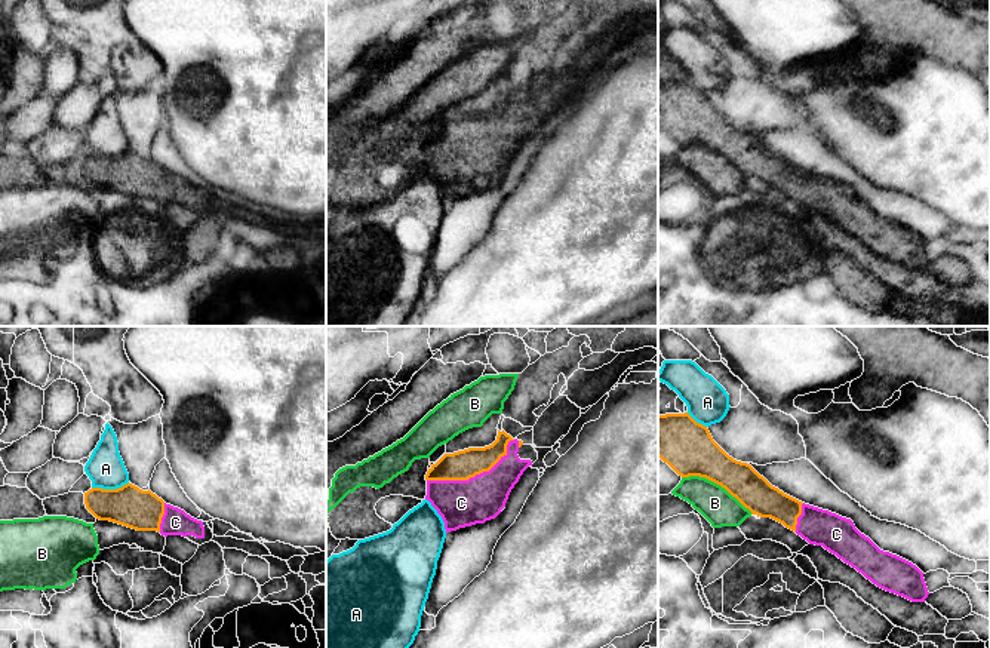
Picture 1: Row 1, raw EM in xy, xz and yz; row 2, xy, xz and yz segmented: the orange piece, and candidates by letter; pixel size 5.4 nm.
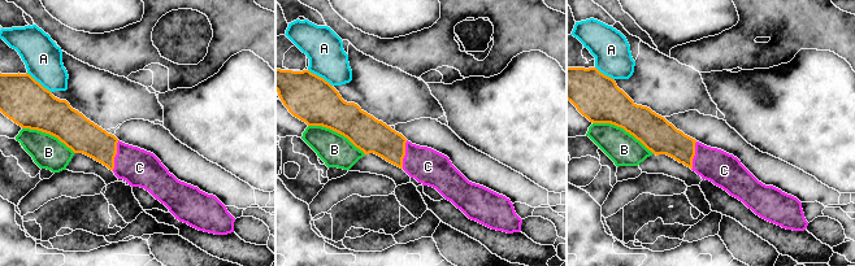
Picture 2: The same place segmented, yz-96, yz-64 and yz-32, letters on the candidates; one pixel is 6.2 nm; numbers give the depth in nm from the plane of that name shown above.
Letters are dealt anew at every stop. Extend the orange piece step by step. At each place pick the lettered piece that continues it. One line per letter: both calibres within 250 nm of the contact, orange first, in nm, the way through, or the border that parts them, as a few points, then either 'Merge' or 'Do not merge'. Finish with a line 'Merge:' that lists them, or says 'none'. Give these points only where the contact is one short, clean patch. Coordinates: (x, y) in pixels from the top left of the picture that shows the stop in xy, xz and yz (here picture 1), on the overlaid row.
A: Thickness 220 nm (orange) against 200 nm. Do not merge
B: Thickness 280 nm (orange) against 190 nm. Do not merge
C: Thickness 160 nm (orange) against 260 nm. Merge
Merge: C

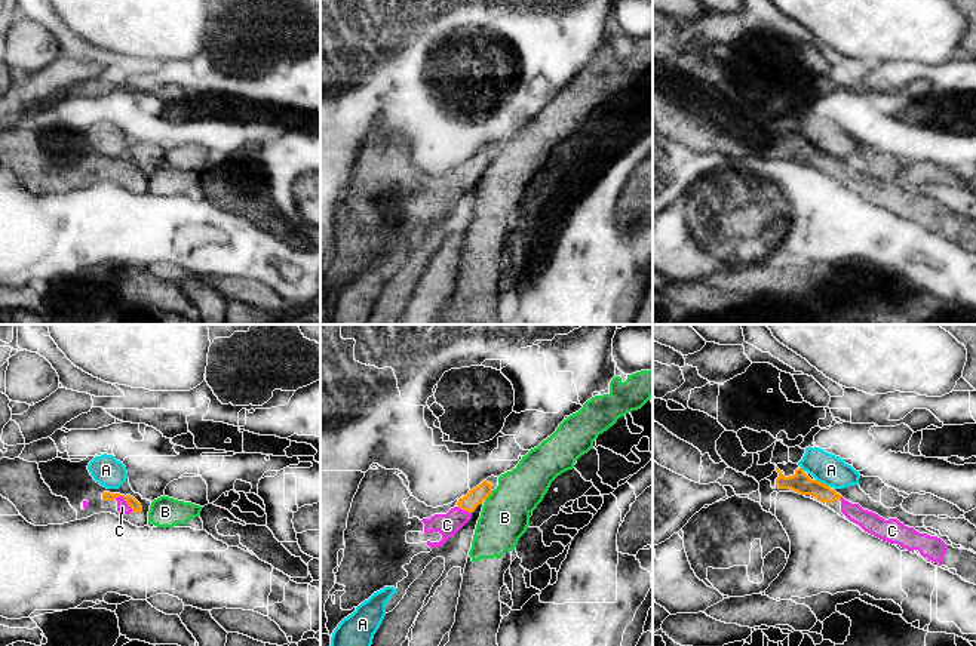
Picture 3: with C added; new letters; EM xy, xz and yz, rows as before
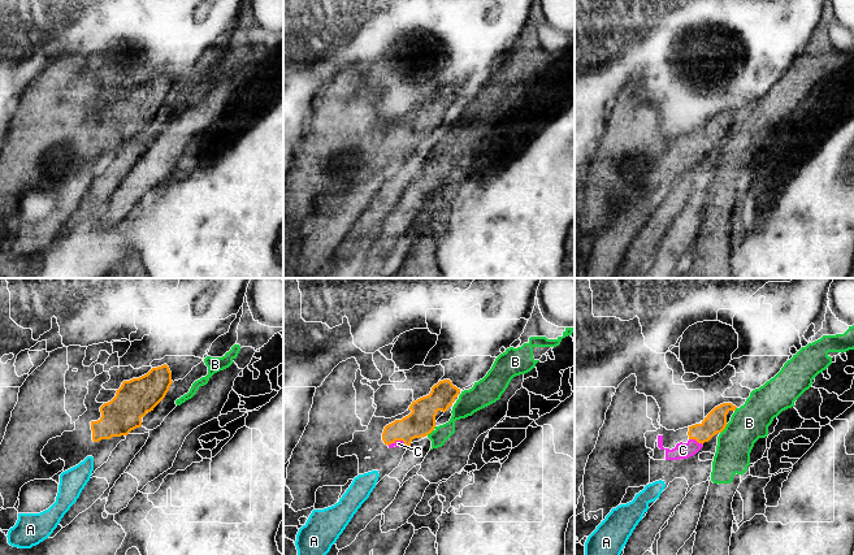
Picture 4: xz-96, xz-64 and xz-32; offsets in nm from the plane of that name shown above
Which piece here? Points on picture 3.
A: Thickness 110 nm (orange) against 170 nm. Do not merge
B: Thickness 90 nm (orange) against 260 nm. Boundary: xz (493, 491), (485, 501). Do not merge
C: Thickness 60 nm (orange) against 60 nm. Merge
Merge: C

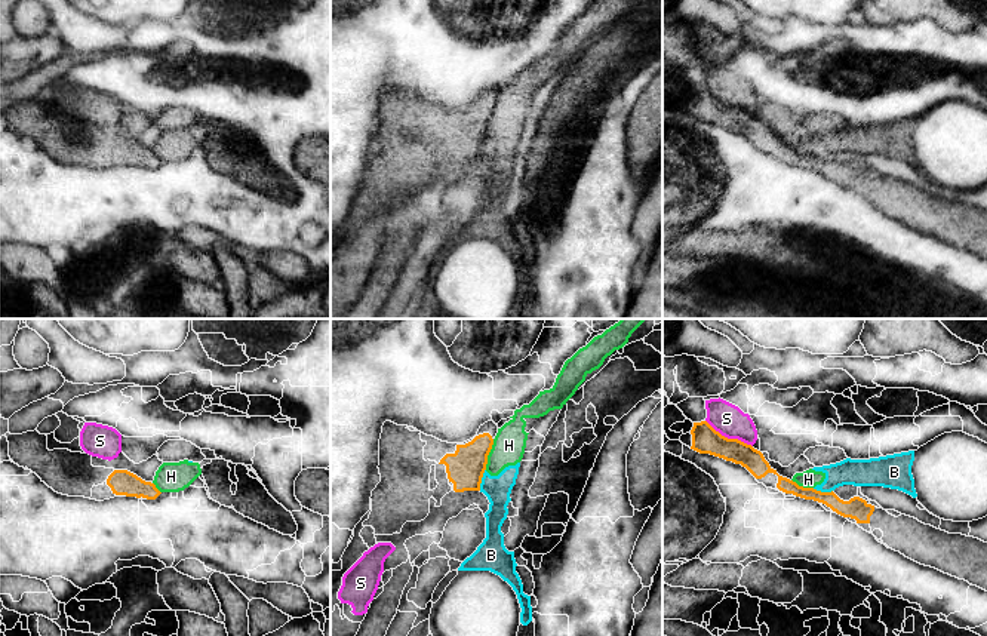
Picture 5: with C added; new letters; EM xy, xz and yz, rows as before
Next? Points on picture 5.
B: Thickness 200 nm (orange) against 140 nm. Boundary: xz (485, 469), (479, 489). Do not merge
H: Thickness 200 nm (orange) against 180 nm. Boundary: xz (494, 439), (485, 469). Do not merge
S: Thickness 150 nm (orange) against 170 nm. Do not merge
Merge: none

